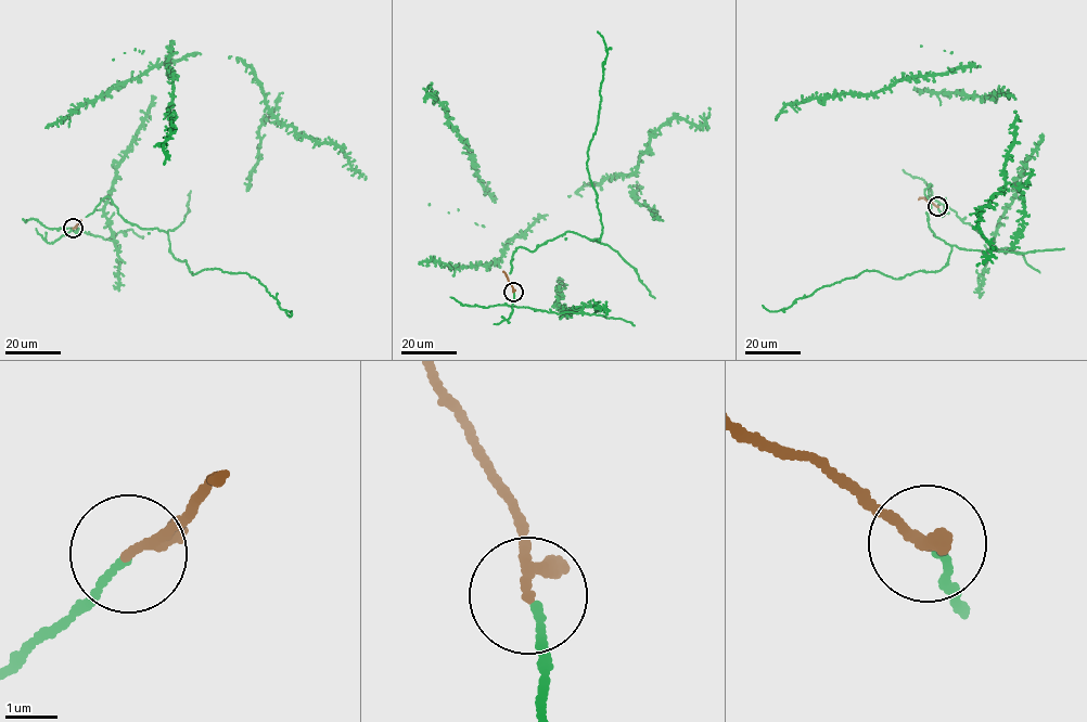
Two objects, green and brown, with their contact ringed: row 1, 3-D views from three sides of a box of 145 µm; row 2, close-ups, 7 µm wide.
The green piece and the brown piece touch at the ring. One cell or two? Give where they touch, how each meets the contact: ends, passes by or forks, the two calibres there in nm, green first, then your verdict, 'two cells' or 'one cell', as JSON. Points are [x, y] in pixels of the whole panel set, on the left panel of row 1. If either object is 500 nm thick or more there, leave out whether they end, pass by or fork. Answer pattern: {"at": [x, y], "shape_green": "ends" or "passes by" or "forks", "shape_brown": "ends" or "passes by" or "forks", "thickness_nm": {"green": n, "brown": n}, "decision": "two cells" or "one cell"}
{"at": [73, 228], "shape_green": "ends", "shape_brown": "passes by", "thickness_nm": {"green": 130, "brown": 160}, "decision": "one cell"}

